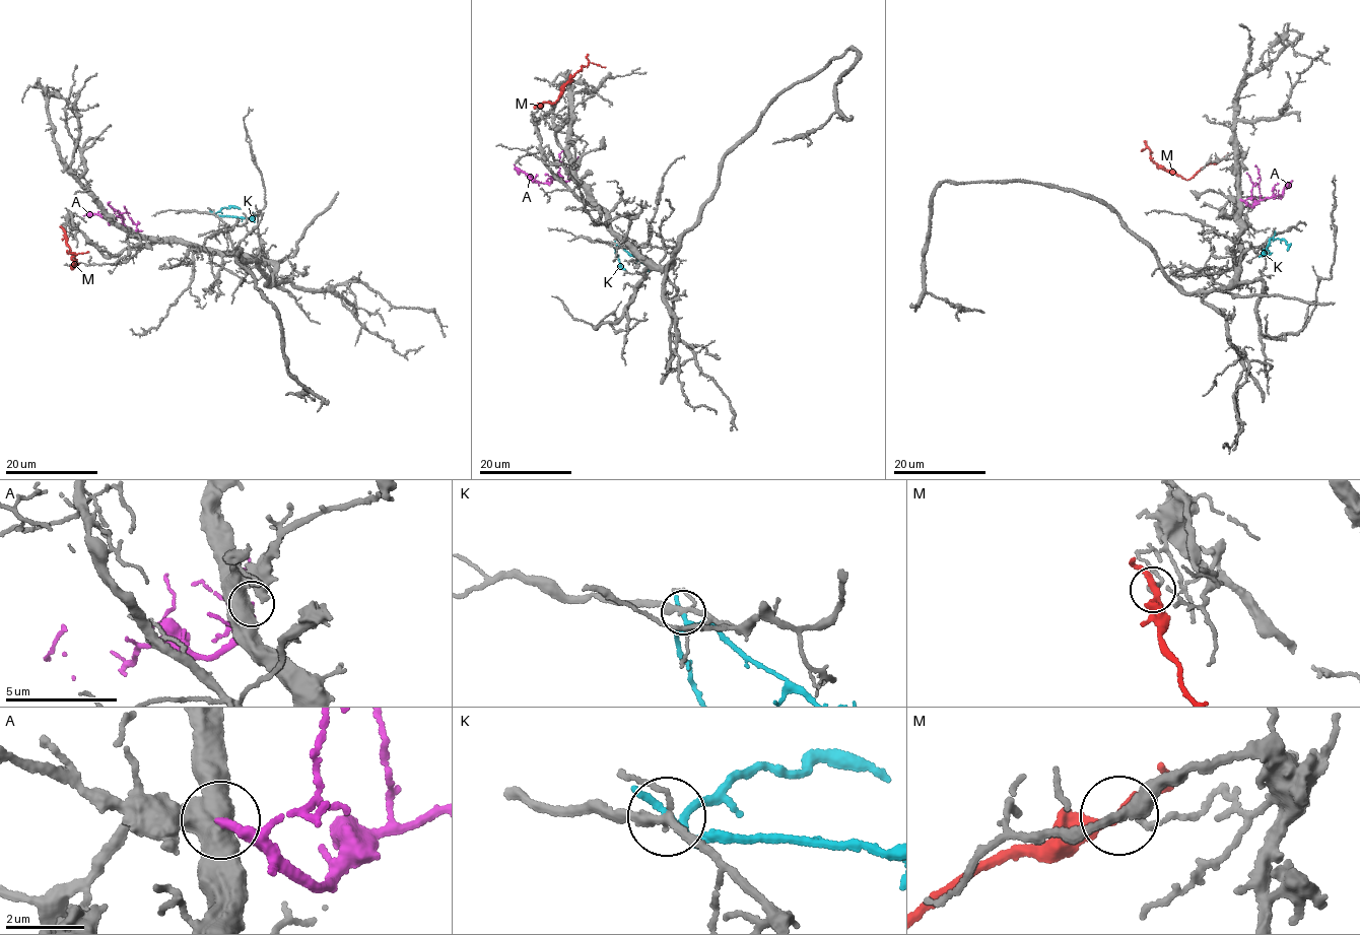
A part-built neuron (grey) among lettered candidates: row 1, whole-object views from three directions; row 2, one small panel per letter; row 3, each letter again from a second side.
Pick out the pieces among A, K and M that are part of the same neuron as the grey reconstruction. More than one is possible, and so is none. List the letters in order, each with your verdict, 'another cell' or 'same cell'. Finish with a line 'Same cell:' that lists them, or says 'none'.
A: another cell
K: another cell
M: another cell
Same cell: none

